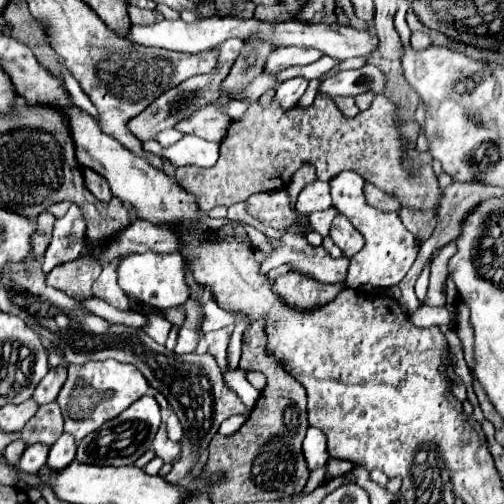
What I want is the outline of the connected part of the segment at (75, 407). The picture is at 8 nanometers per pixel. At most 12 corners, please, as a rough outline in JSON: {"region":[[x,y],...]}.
{"region":[[70,365],[56,399],[80,441],[148,391],[134,365]]}

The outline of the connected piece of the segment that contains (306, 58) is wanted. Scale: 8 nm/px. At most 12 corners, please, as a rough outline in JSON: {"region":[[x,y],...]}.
{"region":[[278,47],[266,71],[310,65],[322,57],[308,47]]}

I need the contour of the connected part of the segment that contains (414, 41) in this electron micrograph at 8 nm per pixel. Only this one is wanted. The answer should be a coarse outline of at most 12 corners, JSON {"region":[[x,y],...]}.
{"region":[[417,31],[411,34],[410,44],[414,50],[429,47],[428,34]]}

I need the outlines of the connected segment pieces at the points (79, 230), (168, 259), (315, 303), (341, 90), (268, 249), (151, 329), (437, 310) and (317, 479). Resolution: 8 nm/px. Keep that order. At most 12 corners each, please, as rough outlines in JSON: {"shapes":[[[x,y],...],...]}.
{"shapes":[[[72,203],[56,219],[44,273],[76,259],[86,241],[84,215]],[[180,253],[128,255],[118,285],[156,309],[186,303]],[[298,271],[274,281],[274,291],[294,307],[320,307],[340,289]],[[376,65],[330,73],[320,93],[356,97],[384,93],[384,73]],[[244,223],[254,249],[272,253],[272,245],[261,232]],[[148,315],[144,333],[164,345],[170,323],[162,315]],[[421,306],[409,315],[417,327],[449,326],[446,307]],[[324,469],[312,471],[306,489],[298,495],[312,493],[324,483]]]}

